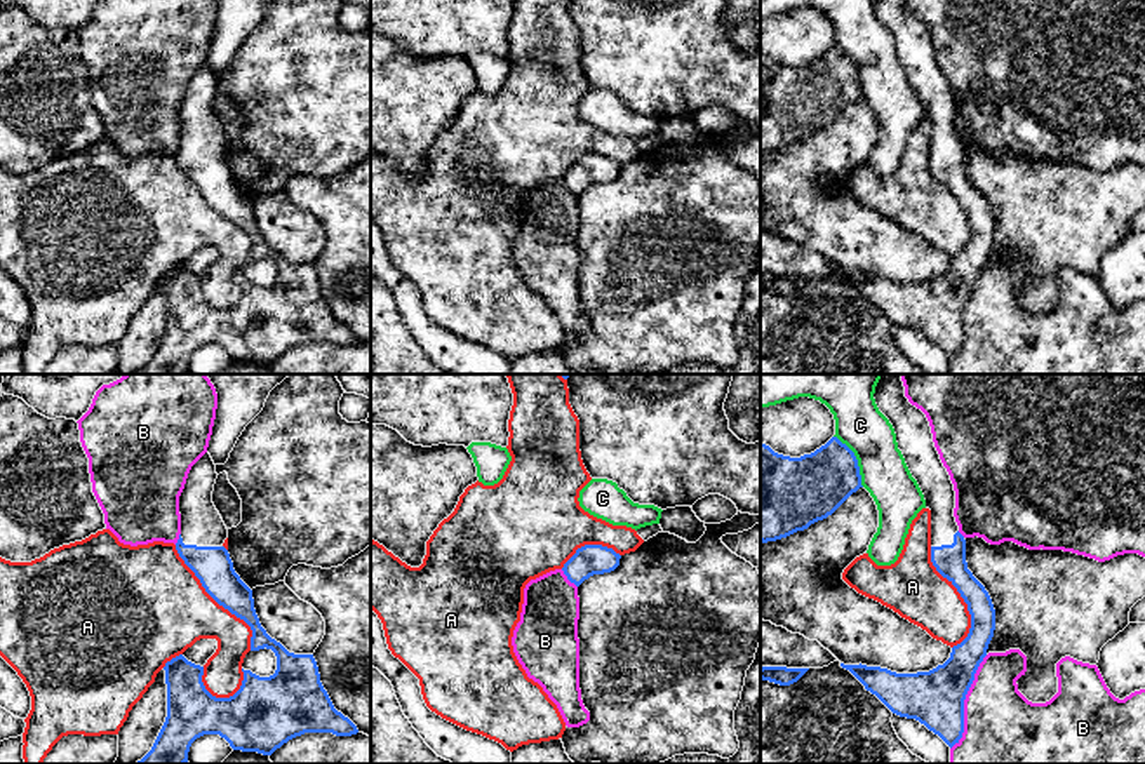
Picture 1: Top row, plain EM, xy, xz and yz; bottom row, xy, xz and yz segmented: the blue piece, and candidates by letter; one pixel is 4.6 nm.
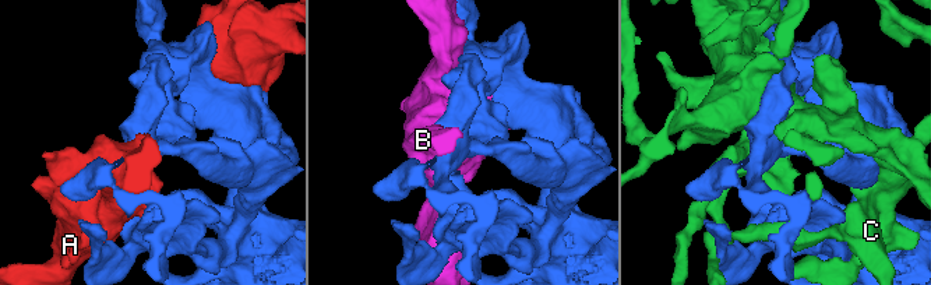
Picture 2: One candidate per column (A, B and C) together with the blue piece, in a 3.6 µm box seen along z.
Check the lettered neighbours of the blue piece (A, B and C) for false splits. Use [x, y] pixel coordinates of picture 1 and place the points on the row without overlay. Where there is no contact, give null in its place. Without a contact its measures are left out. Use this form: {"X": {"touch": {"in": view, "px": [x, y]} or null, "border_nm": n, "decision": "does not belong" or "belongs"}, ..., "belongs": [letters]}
{"A": {"touch": {"in": "xy", "px": [216, 211]}, "border_nm": 600, "decision": "does not belong"}, "B": {"touch": {"in": "yz", "px": [963, 312]}, "border_nm": 480, "decision": "does not belong"}, "C": {"touch": {"in": "yz", "px": [857, 70]}, "border_nm": 280, "decision": "does not belong"}, "belongs": []}

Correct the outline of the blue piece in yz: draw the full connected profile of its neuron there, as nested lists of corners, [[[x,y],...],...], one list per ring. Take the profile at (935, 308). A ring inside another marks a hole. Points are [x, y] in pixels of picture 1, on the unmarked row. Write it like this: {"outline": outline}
{"outline": [[[875,0],[874,9],[879,21],[893,35],[898,59],[924,104],[926,118],[931,120],[931,172],[936,181],[957,198],[968,214],[971,238],[968,247],[952,258],[950,268],[929,282],[896,284],[887,278],[867,277],[861,273],[840,273],[840,277],[849,280],[865,296],[865,299],[875,305],[893,324],[919,331],[952,359],[959,353],[964,343],[964,310],[994,247],[995,219],[985,197],[968,179],[966,150],[959,143],[959,136],[954,127],[954,94],[934,57],[926,24],[908,12],[905,0]]]}

